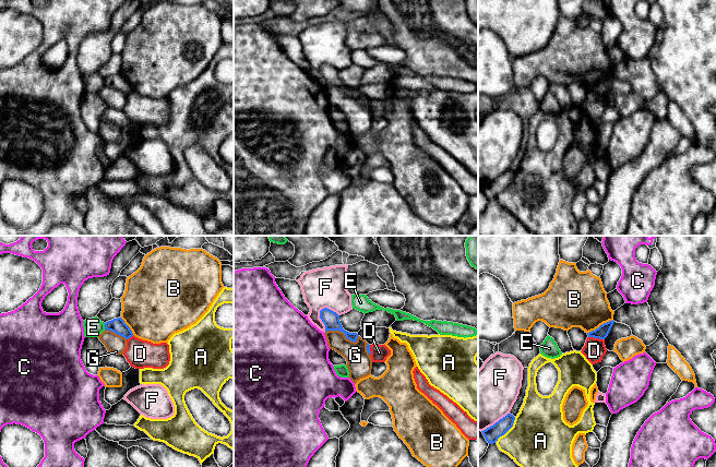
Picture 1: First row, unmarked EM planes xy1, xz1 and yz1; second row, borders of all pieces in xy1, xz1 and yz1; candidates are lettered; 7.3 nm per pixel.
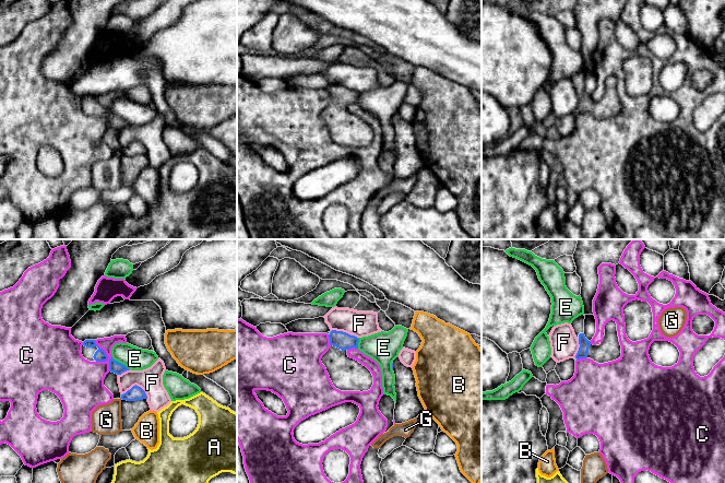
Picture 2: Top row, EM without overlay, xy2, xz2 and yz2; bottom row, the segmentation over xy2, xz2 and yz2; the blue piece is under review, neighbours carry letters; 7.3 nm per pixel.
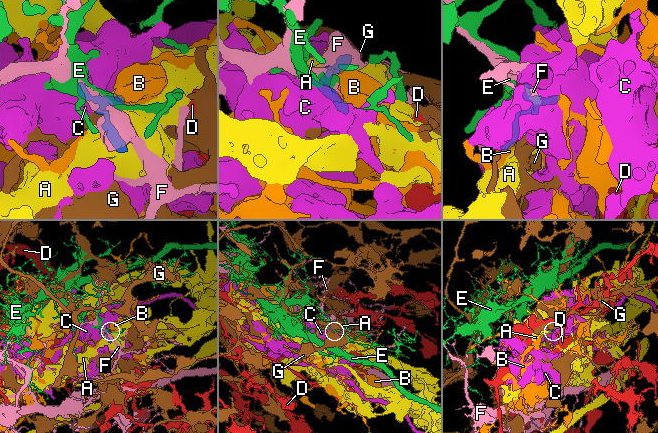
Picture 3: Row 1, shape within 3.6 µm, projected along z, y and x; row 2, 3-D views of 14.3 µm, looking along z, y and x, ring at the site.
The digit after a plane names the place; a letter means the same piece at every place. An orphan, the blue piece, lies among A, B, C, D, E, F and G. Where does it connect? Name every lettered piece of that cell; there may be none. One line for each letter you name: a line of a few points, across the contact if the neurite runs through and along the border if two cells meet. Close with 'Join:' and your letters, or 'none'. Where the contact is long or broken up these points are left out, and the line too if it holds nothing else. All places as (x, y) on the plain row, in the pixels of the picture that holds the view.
Join: none

